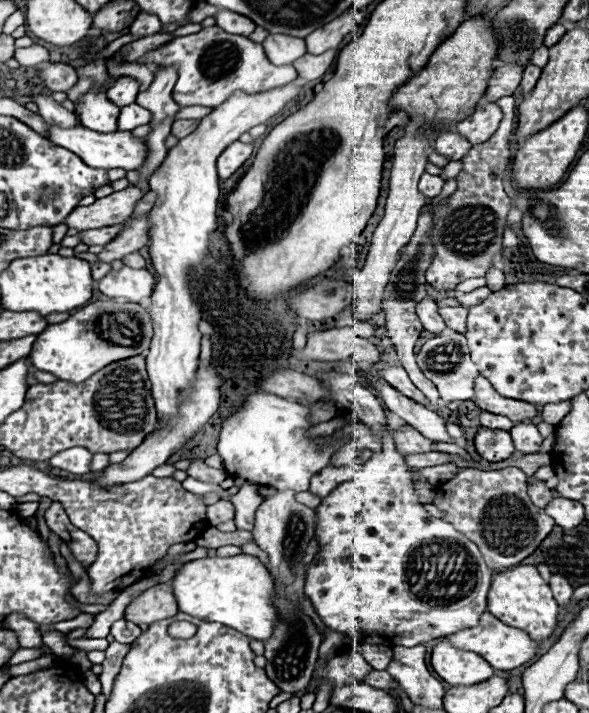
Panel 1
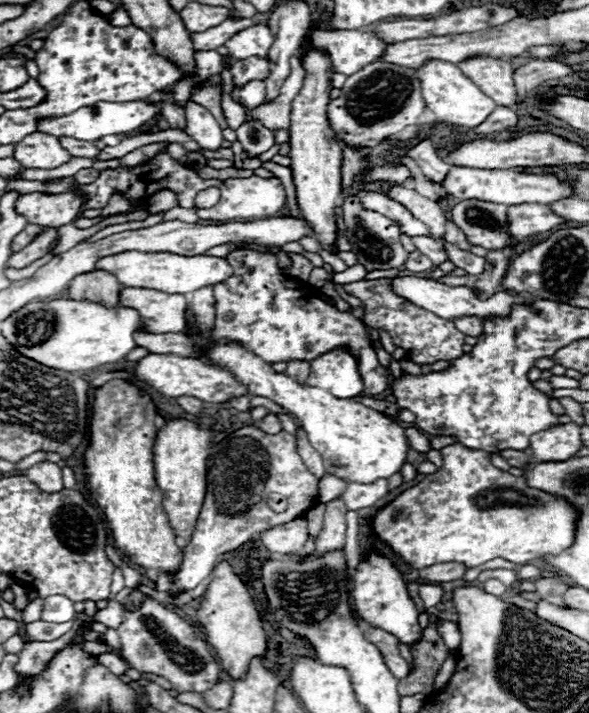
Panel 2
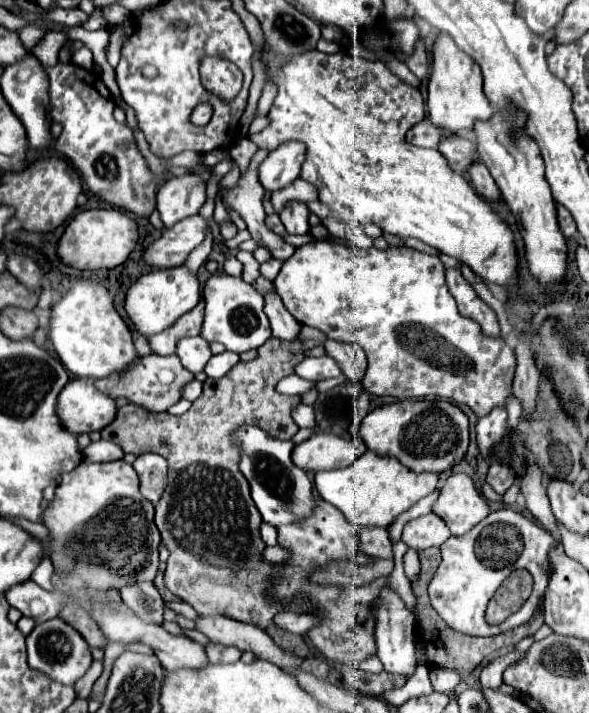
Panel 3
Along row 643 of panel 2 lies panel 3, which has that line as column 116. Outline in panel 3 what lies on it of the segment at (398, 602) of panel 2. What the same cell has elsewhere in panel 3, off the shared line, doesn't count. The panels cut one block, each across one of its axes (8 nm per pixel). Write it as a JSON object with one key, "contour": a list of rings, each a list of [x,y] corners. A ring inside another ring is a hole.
{"contour":[[[88,378],[70,380],[58,396],[58,416],[74,434],[102,430],[114,422],[116,414],[116,400],[100,394]]]}

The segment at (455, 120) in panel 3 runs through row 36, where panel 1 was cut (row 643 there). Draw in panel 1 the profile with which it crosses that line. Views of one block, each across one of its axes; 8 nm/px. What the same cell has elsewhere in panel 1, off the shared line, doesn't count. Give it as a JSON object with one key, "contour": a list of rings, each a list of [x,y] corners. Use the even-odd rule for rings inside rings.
{"contour":[[[438,642],[432,648],[430,664],[450,686],[472,686],[494,674],[492,666],[488,666],[484,658],[468,654],[466,650],[456,650],[450,642]]]}

